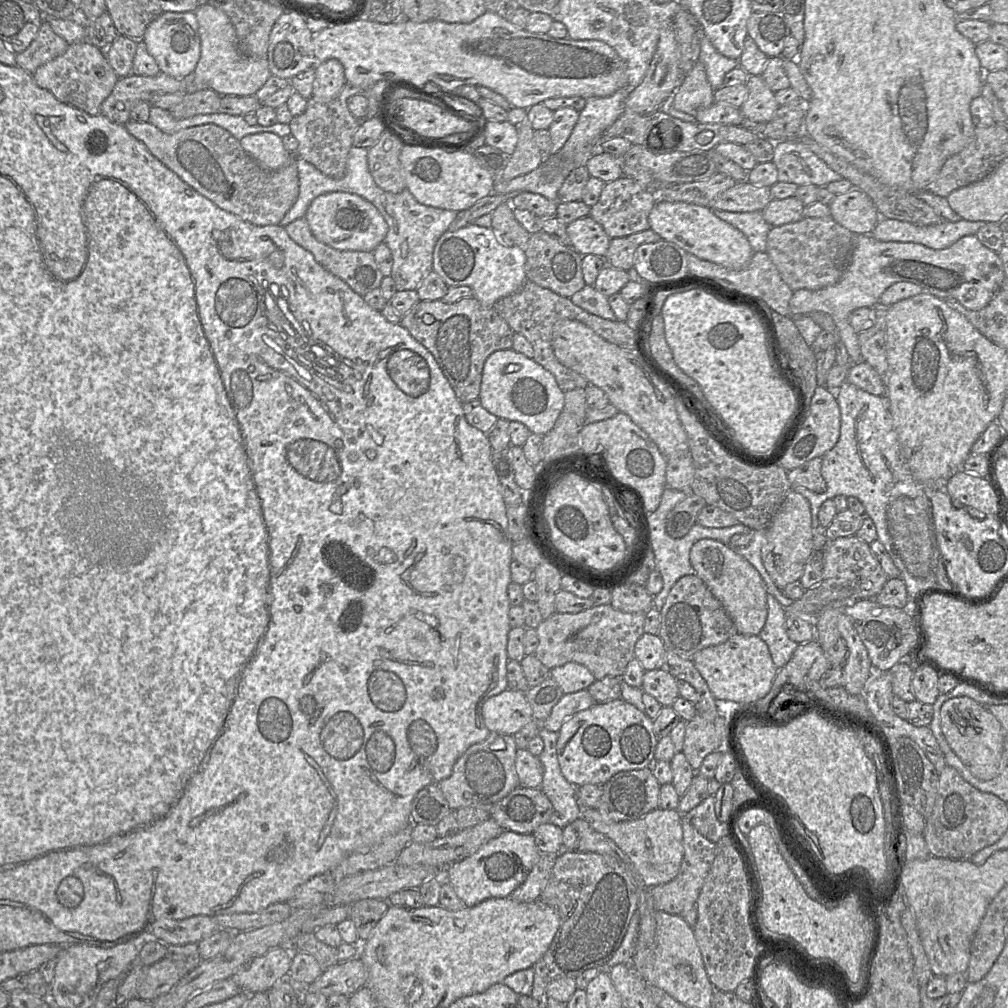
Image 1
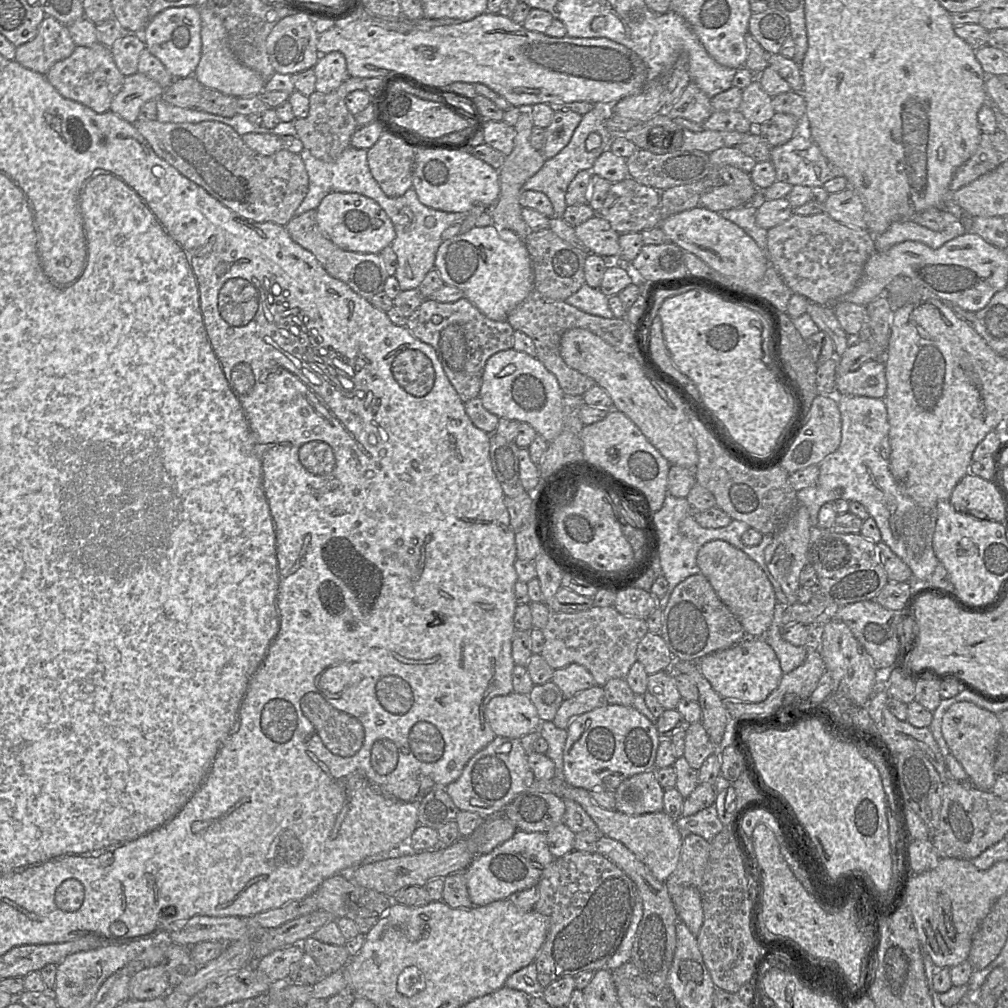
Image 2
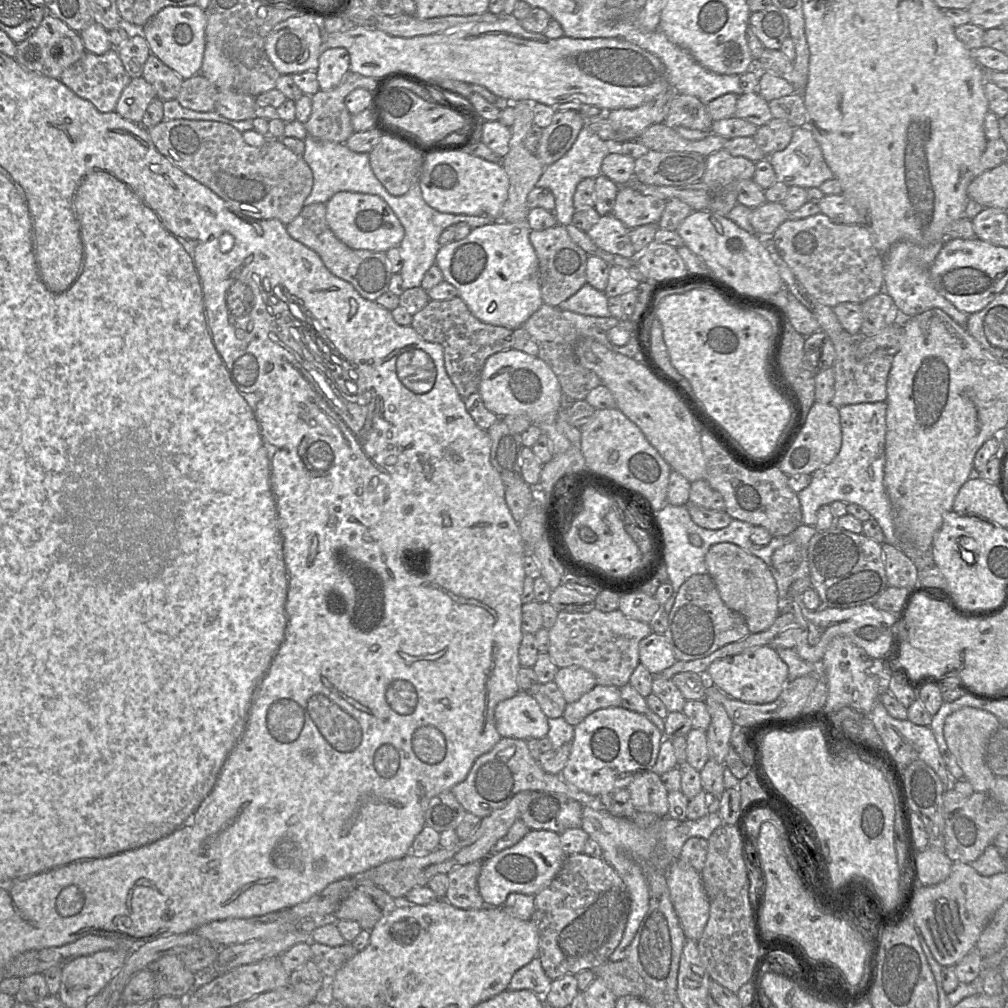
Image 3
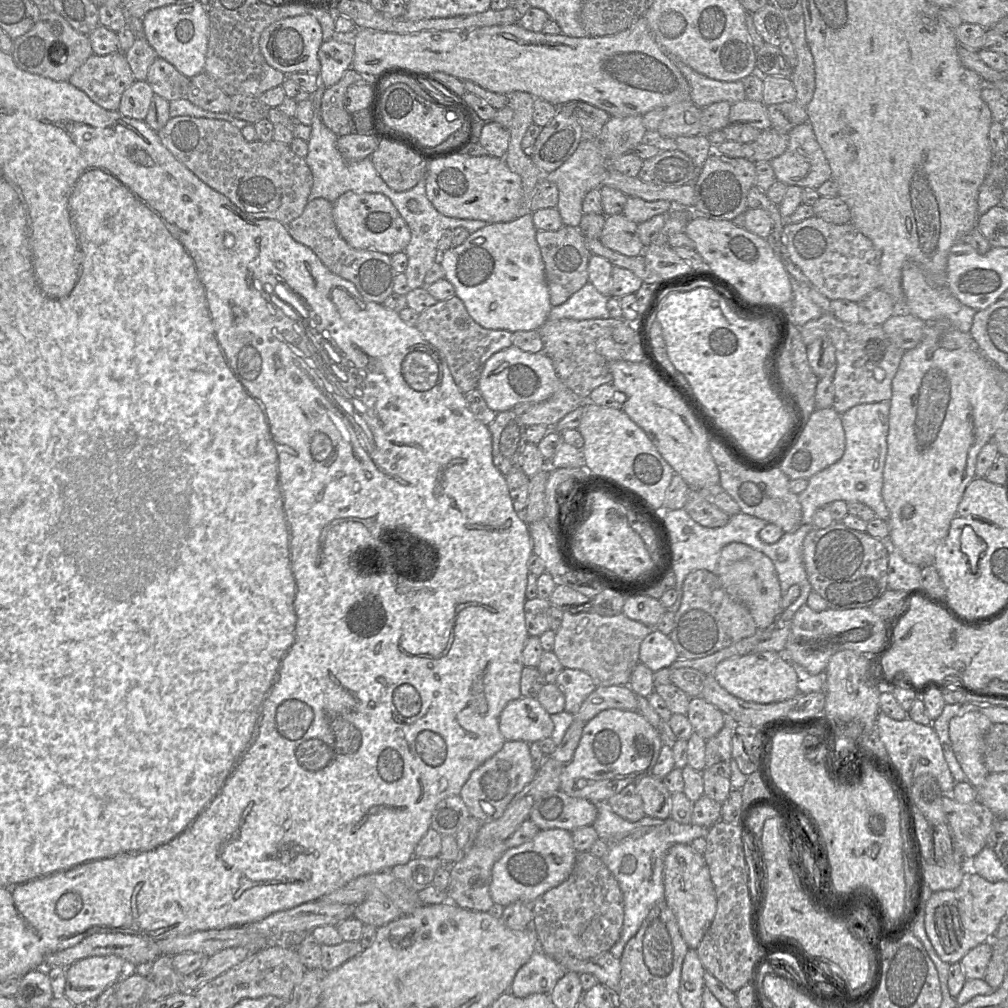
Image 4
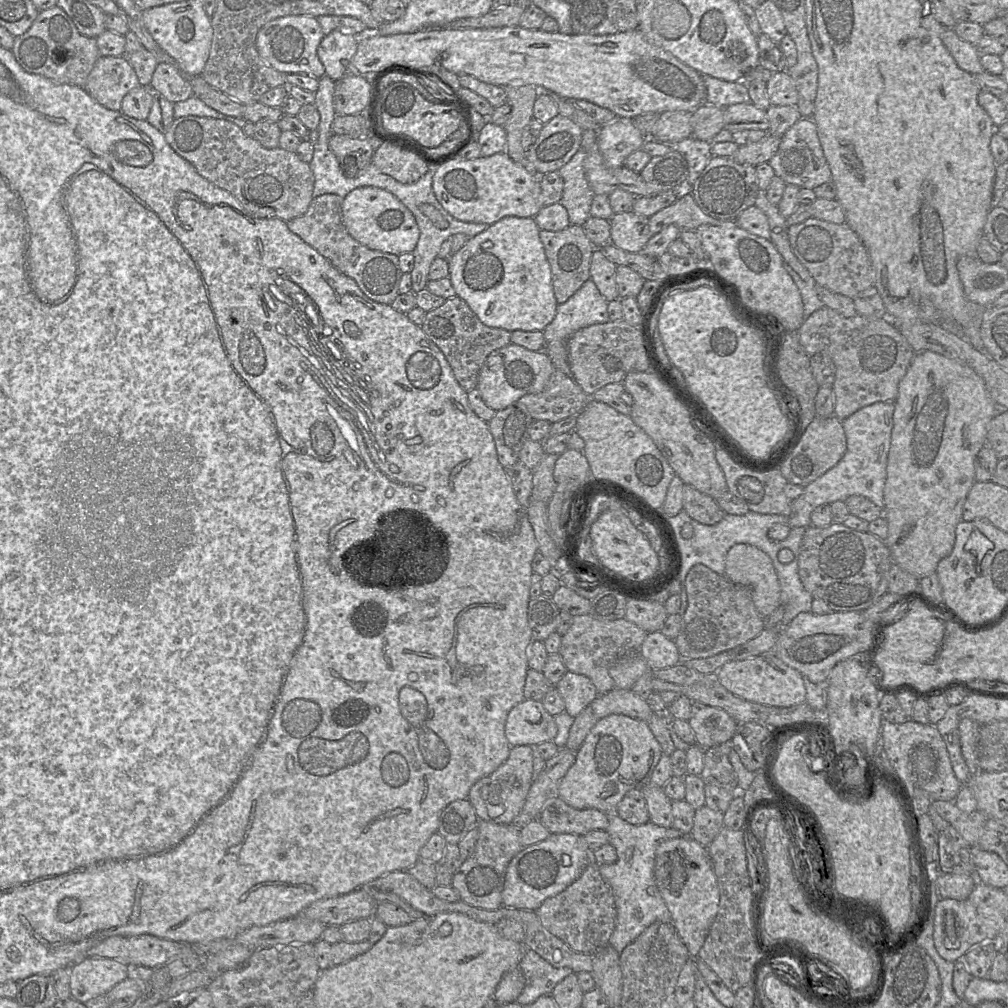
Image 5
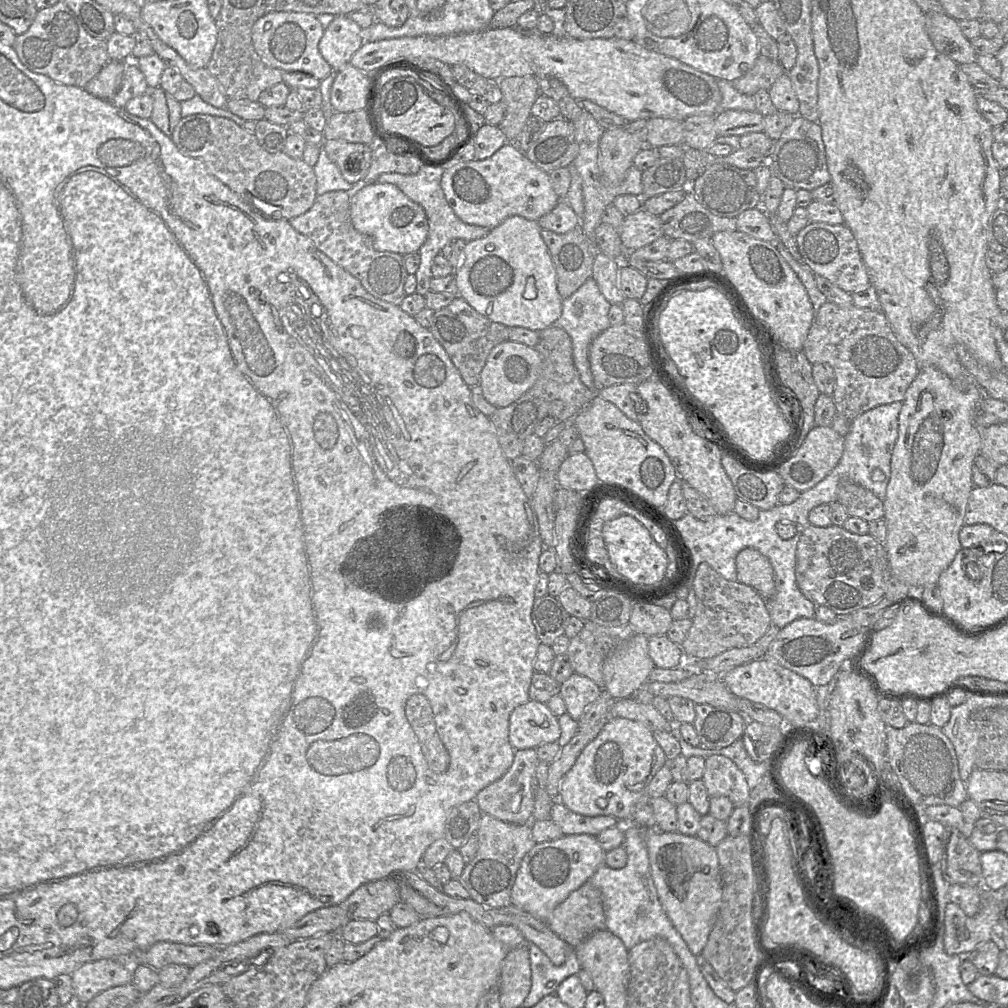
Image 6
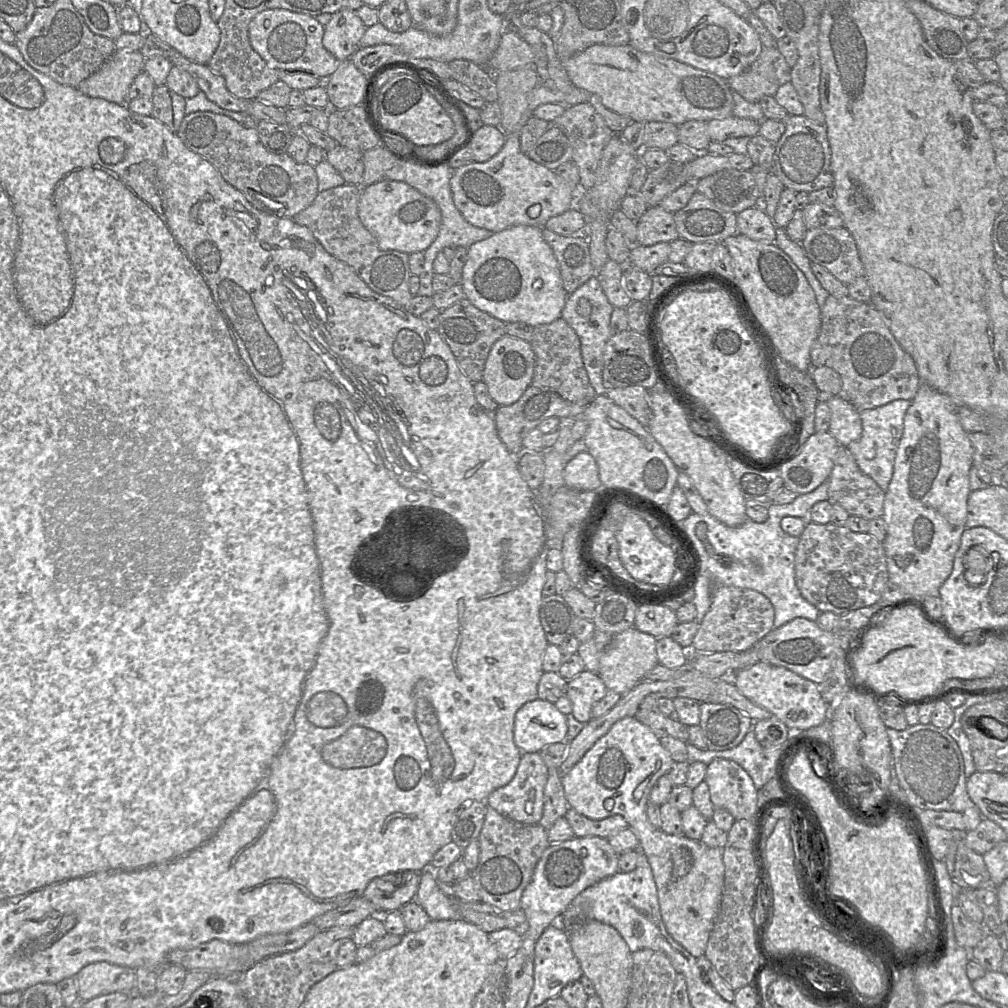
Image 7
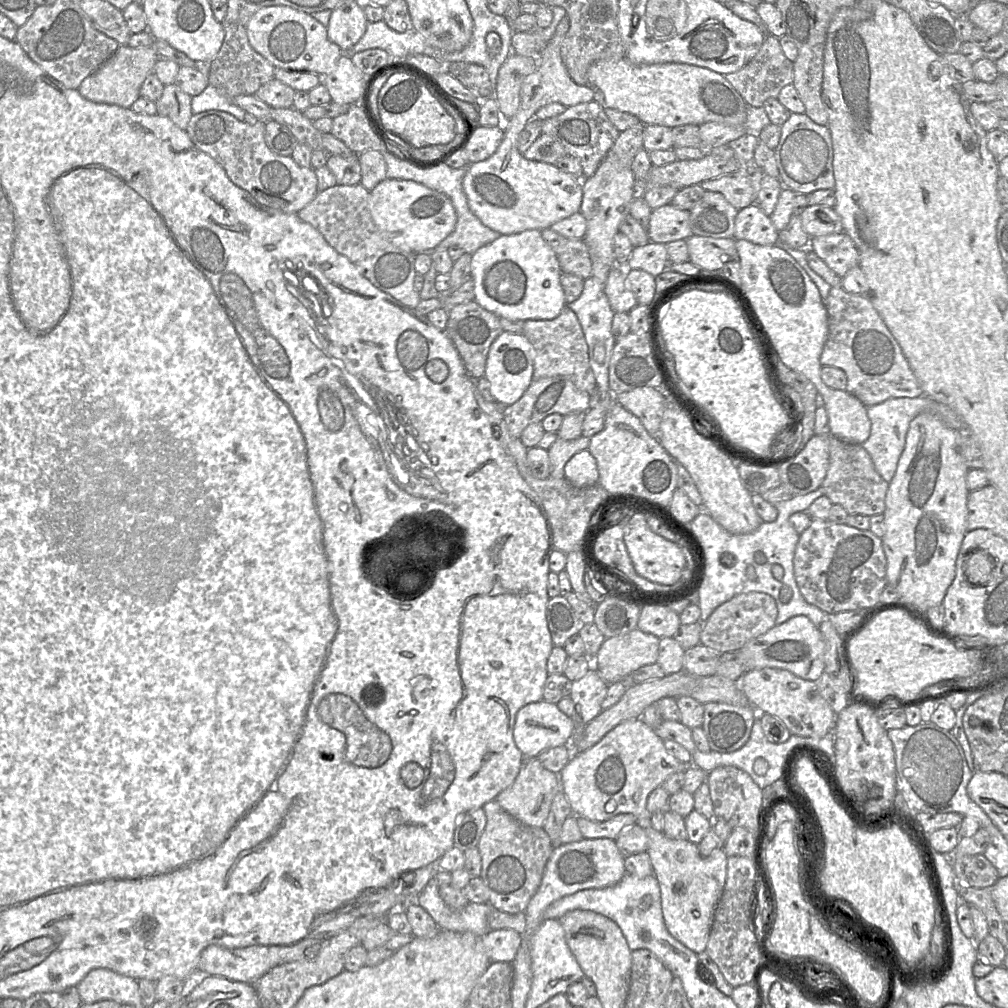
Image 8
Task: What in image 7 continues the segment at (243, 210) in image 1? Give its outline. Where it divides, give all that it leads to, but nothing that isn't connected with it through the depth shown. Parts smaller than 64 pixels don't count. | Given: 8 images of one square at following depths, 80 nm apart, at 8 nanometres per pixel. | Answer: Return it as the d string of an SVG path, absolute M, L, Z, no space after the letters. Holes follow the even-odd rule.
M210 111L186 115L176 132L184 145L210 162L257 210L294 217L306 209L318 194L315 168L297 163L288 153L274 154L262 144L256 128L246 128L236 120Z

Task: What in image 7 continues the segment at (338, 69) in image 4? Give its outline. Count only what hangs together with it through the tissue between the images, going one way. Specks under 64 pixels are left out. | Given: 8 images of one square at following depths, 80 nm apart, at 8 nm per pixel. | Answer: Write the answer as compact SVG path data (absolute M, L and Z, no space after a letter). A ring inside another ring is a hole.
M341 9L324 26L322 44L338 61L349 59L359 48L366 28L355 11Z

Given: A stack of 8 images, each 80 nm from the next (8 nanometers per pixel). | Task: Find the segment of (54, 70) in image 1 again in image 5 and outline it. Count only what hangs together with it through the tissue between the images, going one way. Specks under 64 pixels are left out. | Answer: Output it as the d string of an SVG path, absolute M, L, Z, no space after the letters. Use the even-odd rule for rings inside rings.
M100 56L84 84L85 91L110 110L120 110L123 97L140 86L128 56Z

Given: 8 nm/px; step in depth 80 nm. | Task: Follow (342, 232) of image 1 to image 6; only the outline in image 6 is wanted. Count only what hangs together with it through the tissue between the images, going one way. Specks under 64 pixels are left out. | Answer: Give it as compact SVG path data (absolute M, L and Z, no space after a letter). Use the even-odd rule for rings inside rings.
M375 182L357 188L351 197L350 216L354 228L372 239L379 252L406 255L418 252L428 236L428 220L424 208L412 201L397 186Z

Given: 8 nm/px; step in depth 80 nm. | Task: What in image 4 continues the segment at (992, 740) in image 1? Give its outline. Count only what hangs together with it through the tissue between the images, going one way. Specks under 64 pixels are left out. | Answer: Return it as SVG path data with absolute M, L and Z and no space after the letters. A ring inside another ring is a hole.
M977 711L957 715L949 722L952 749L967 781L974 787L981 785L989 773L984 764L984 735L992 724Z

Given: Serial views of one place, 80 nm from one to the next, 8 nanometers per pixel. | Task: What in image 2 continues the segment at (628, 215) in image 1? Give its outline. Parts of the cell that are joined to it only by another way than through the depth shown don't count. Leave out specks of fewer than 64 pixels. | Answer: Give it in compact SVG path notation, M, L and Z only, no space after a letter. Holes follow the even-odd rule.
M631 177L612 183L602 208L596 213L608 221L619 234L641 233L659 225L661 221L661 193L657 189L642 185Z

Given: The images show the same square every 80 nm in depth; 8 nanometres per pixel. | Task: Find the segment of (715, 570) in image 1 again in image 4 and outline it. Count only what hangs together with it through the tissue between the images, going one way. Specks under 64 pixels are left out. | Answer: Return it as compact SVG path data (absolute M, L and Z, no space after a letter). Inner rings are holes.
M729 543L721 550L717 576L726 592L748 608L758 630L777 621L782 593L774 564L768 556L743 543Z

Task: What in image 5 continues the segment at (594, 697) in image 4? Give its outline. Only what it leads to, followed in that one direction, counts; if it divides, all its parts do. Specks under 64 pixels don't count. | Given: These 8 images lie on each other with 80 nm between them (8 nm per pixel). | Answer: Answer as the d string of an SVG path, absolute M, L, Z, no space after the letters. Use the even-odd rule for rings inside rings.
M613 689L599 694L590 707L597 719L611 714L622 714L648 723L654 714L647 701L637 696L631 689Z

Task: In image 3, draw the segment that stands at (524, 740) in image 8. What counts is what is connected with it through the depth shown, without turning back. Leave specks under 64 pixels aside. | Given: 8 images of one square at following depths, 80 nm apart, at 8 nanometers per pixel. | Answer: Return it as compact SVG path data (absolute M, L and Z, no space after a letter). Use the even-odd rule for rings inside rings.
M517 693L499 702L494 712L498 733L504 738L540 739L547 736L548 718L532 695Z

